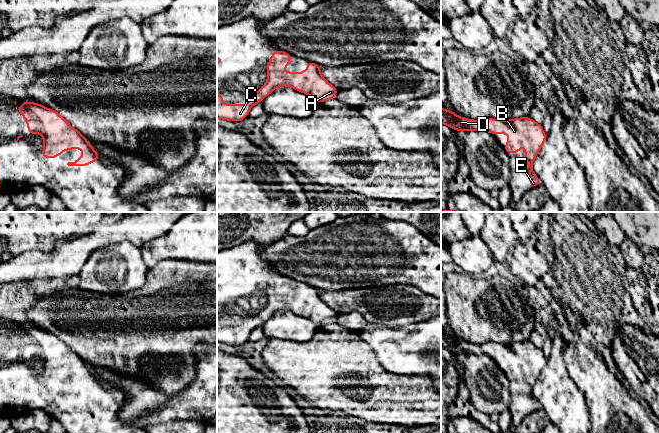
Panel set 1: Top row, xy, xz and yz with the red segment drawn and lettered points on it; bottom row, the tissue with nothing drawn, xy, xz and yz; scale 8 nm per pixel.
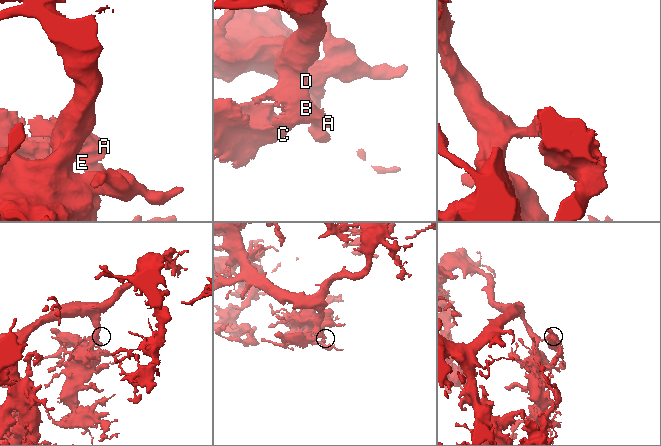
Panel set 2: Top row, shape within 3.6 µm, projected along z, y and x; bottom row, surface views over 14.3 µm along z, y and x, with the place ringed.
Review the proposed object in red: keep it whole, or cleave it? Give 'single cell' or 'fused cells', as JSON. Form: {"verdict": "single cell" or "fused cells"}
{"verdict": "single cell"}

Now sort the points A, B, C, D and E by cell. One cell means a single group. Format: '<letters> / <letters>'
A B C D E

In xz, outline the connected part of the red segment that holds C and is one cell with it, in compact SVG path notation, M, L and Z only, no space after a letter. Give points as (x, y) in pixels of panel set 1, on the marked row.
M283 51L271 53L267 62L267 82L249 99L248 104L223 105L223 96L218 93L217 87L217 119L239 122L248 117L250 109L262 102L277 87L288 86L298 92L307 94L319 104L335 99L338 88L331 85L320 73L322 66L307 60L307 69L304 72L281 72L291 63L292 55Z

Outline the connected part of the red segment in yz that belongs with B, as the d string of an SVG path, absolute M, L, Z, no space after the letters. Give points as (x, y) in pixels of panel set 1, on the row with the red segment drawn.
M441 107L441 123L460 133L464 131L487 131L493 134L508 134L509 141L503 148L507 154L516 154L521 149L521 136L525 136L525 161L523 165L529 166L529 184L534 188L541 184L541 180L533 171L533 162L547 135L542 124L536 123L529 116L516 119L499 120L486 118L482 120L468 119L463 116L458 117L454 111Z

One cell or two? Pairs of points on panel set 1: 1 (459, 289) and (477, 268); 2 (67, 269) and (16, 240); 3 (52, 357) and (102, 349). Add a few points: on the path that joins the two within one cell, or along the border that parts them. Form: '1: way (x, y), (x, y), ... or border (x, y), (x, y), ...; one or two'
1: border (466, 272), (480, 276); two
2: border (53, 249), (48, 251), (28, 249), (13, 256); two
3: border (79, 356), (82, 359); two

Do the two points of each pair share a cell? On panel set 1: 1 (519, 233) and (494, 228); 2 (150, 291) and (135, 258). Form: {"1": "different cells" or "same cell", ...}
{"1": "same cell", "2": "different cells"}

